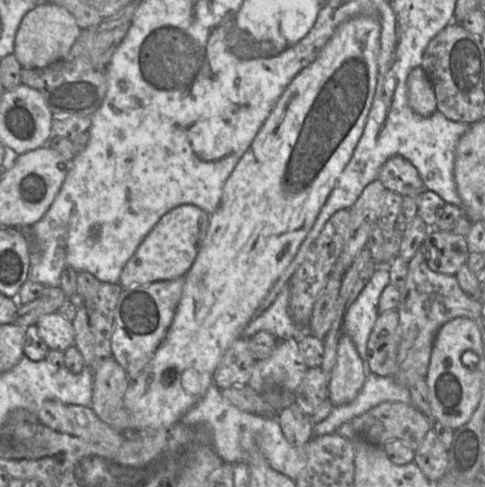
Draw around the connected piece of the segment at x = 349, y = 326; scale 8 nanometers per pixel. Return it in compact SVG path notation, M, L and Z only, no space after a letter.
M390 264L378 265L369 282L347 310L342 333L349 335L356 345L363 364L367 359L367 342L378 317L379 298L390 283Z

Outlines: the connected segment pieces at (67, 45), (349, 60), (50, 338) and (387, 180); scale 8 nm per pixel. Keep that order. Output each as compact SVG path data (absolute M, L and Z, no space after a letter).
M39 2L23 17L16 33L14 55L22 68L44 68L66 57L80 35L81 28L64 7Z
M357 16L344 21L336 29L318 57L310 65L305 67L289 84L253 139L250 147L239 160L224 186L218 209L211 215L211 222L204 245L191 269L185 276L182 296L176 308L173 321L152 358L141 370L139 375L135 379L130 380L125 392L124 405L133 420L133 430L167 428L179 423L181 417L205 396L208 388L214 384L213 375L225 351L233 341L241 336L243 329L255 317L256 310L267 296L273 284L292 262L300 245L313 227L322 207L334 189L338 178L350 161L357 143L363 134L376 92L380 34L381 24L378 18L374 16Z
M57 311L41 316L35 326L39 336L51 350L65 352L74 345L75 330L72 321Z
M401 156L389 158L378 175L386 190L401 196L417 197L425 190L417 169Z

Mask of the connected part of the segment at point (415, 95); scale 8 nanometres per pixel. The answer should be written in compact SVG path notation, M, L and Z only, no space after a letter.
M421 67L411 70L407 77L408 103L418 115L428 117L437 110L437 101L432 84Z

